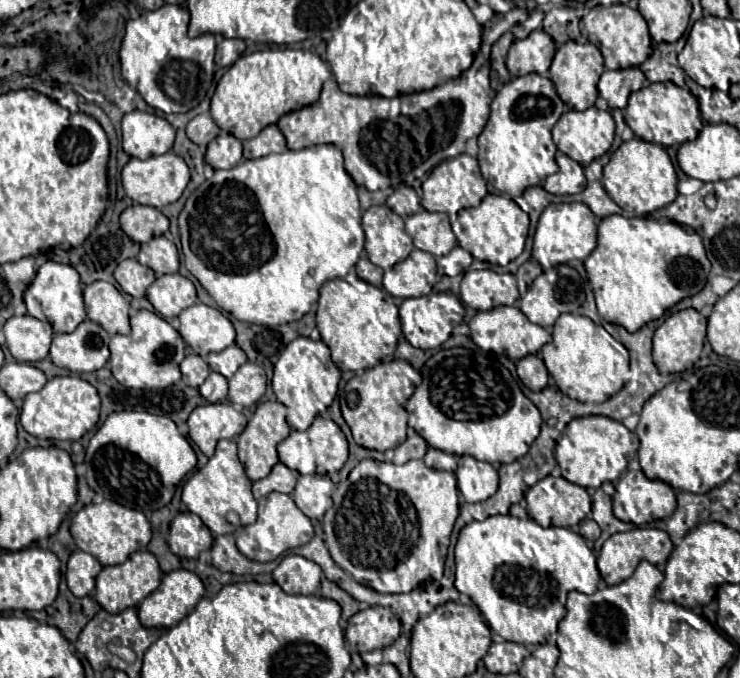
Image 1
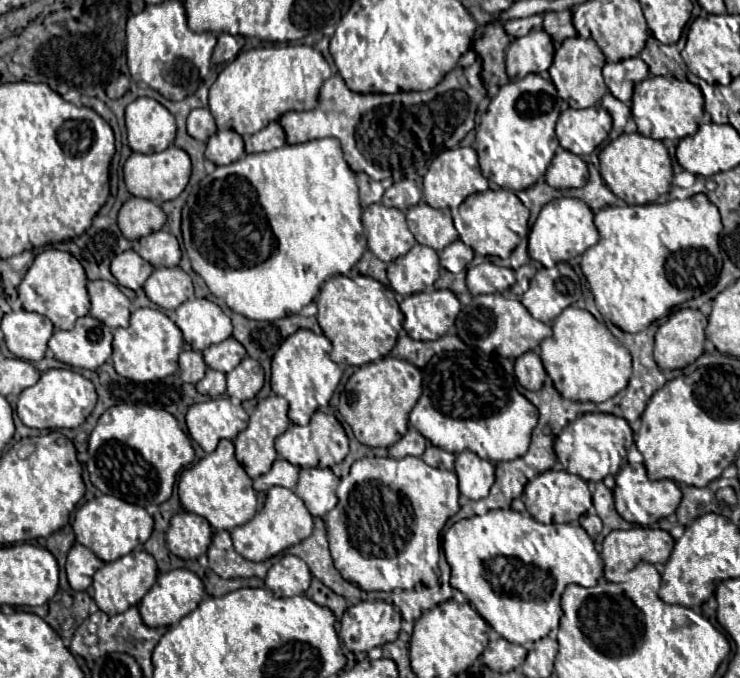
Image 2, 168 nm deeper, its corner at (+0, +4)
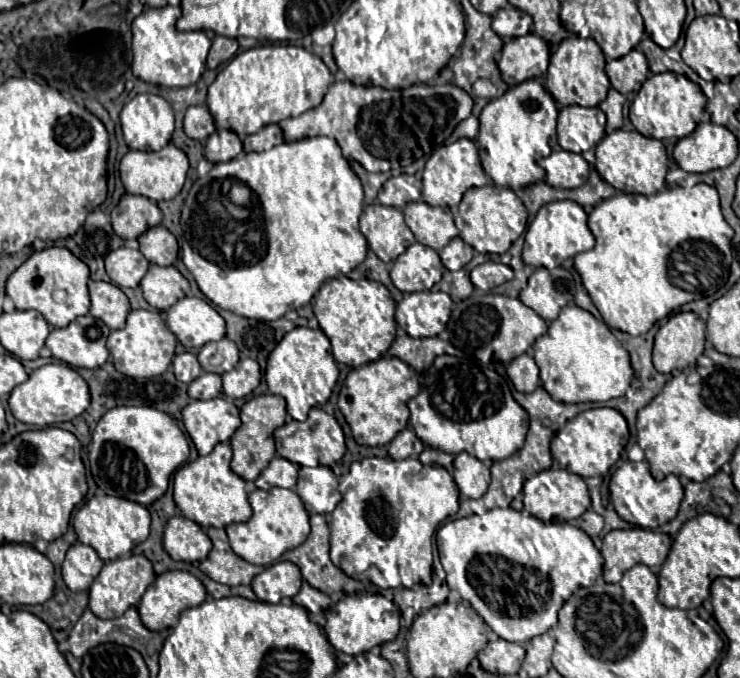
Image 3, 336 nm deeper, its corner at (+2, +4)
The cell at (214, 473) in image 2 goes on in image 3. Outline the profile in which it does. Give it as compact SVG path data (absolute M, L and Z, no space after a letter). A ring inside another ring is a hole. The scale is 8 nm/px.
M217 444L211 454L199 456L197 460L181 466L173 476L175 504L185 518L199 522L203 528L225 528L235 522L247 522L253 514L245 480L231 470L231 446Z

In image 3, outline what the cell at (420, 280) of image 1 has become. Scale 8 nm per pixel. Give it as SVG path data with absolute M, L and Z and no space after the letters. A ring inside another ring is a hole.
M415 242L393 262L391 280L395 288L407 294L431 290L431 286L441 280L441 272L443 264L439 260L439 254L433 248Z

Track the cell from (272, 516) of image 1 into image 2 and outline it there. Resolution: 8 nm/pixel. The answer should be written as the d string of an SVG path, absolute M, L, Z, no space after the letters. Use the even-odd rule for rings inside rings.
M273 486L263 496L259 494L259 508L257 508L255 518L243 526L233 528L231 538L233 538L235 550L243 558L249 558L251 562L263 562L263 560L277 556L285 548L299 544L311 532L313 532L313 516L309 514L309 510L301 502L301 498L297 498L297 494L293 490Z

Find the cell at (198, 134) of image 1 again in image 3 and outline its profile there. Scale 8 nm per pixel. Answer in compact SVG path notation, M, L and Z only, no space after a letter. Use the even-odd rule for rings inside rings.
M205 104L191 106L185 112L183 126L185 126L185 134L193 140L199 140L199 142L205 142L207 136L215 132L215 122L213 122L213 118L211 118Z

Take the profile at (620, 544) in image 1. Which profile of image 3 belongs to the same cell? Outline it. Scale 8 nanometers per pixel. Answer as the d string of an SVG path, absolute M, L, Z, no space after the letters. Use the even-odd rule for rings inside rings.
M645 528L611 530L609 534L605 534L603 546L601 546L601 556L605 560L603 578L605 578L605 582L619 582L623 572L633 568L635 564L659 566L659 564L665 562L669 550L671 550L671 538L663 532L653 532L653 530L645 530Z

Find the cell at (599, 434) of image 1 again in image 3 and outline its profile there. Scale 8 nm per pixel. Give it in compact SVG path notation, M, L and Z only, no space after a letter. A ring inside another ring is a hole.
M591 408L587 412L581 412L571 422L559 430L551 440L551 454L561 464L563 470L573 472L581 478L591 476L603 476L609 472L609 468L619 460L625 444L629 442L629 428L623 418L613 408Z

